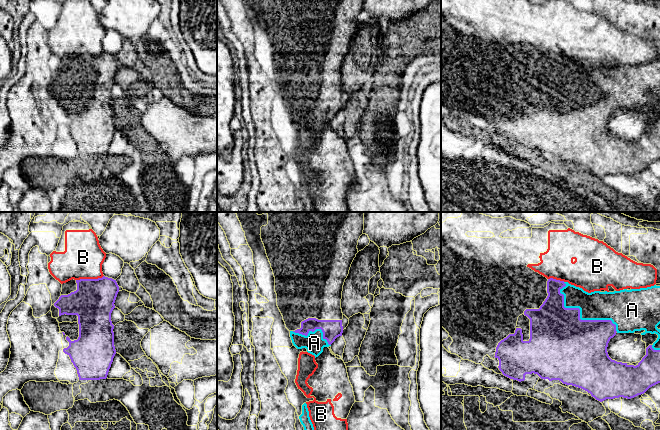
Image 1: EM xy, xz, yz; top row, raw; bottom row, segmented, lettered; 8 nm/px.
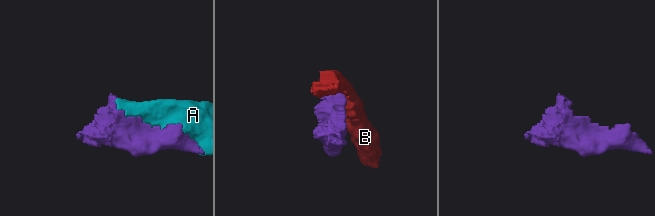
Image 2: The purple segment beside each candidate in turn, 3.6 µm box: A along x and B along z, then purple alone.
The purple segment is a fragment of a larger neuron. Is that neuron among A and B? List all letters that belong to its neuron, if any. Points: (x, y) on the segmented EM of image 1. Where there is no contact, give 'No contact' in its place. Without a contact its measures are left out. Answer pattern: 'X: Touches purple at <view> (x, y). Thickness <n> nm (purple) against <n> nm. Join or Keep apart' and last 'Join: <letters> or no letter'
A: Touches purple at yz (579, 315). Thickness 480 nm (purple) against 220 nm. Join
B: Touches purple at xy (89, 279). Thickness 340 nm (purple) against 320 nm. Keep apart
Join: A

